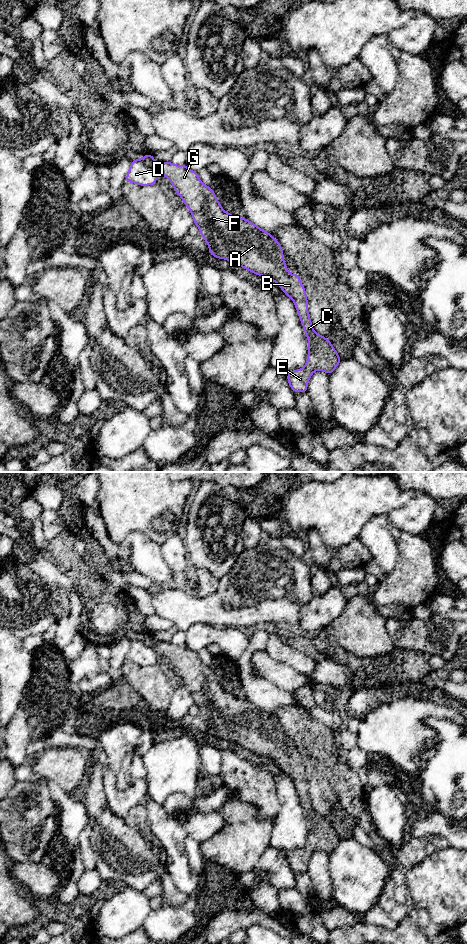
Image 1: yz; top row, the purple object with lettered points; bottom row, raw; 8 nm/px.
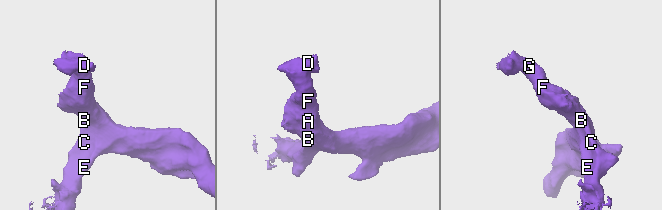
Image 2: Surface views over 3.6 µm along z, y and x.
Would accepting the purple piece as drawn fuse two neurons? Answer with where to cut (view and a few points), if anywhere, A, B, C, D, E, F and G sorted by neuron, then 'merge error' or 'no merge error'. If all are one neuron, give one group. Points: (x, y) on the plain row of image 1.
cut none; groups A B C D E F G; no merge error

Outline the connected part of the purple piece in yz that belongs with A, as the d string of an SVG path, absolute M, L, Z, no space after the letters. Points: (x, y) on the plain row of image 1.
M144 635L131 641L125 662L154 665L157 654L170 660L175 672L190 690L194 704L208 724L209 734L271 759L292 779L309 823L306 845L288 852L287 860L293 872L307 873L308 862L315 851L330 855L342 839L331 822L314 811L306 770L299 753L292 755L287 750L282 725L247 698L227 693L211 667L204 665L198 652L185 644L156 642L154 635Z

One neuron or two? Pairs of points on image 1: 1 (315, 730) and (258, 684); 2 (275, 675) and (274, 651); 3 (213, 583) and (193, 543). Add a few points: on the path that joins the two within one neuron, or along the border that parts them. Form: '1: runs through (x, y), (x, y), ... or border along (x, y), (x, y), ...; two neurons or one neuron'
1: border along (292, 702), (281, 706), (271, 714); two neurons
2: border along (264, 650), (273, 659), (289, 665), (295, 670); two neurons
3: border along (196, 569), (206, 569), (218, 580); two neurons

